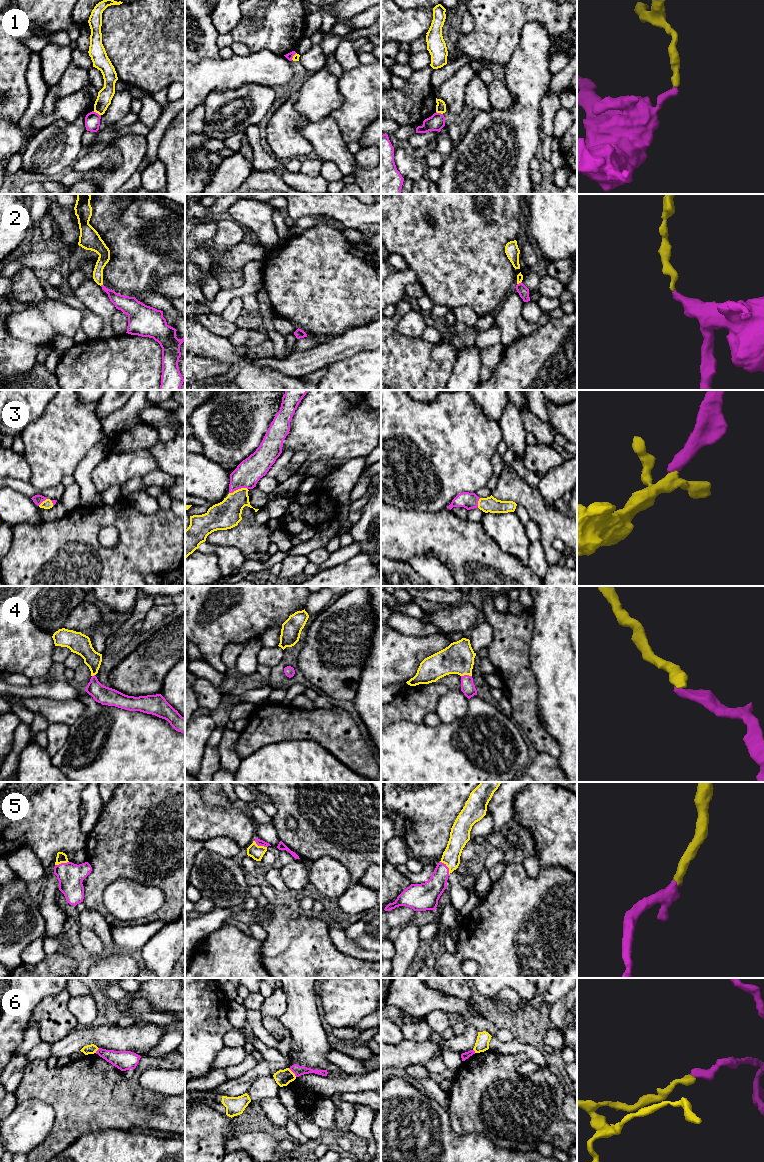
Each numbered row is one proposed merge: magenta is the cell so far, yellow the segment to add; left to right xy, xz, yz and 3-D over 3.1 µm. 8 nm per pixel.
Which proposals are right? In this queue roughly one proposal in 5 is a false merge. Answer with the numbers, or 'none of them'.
2, 3, 4, 5

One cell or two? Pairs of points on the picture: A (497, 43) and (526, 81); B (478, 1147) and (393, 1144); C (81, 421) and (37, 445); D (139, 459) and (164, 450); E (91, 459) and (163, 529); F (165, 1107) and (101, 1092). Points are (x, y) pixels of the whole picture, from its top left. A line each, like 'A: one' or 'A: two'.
A: two
B: one
C: one
D: two
E: two
F: one

